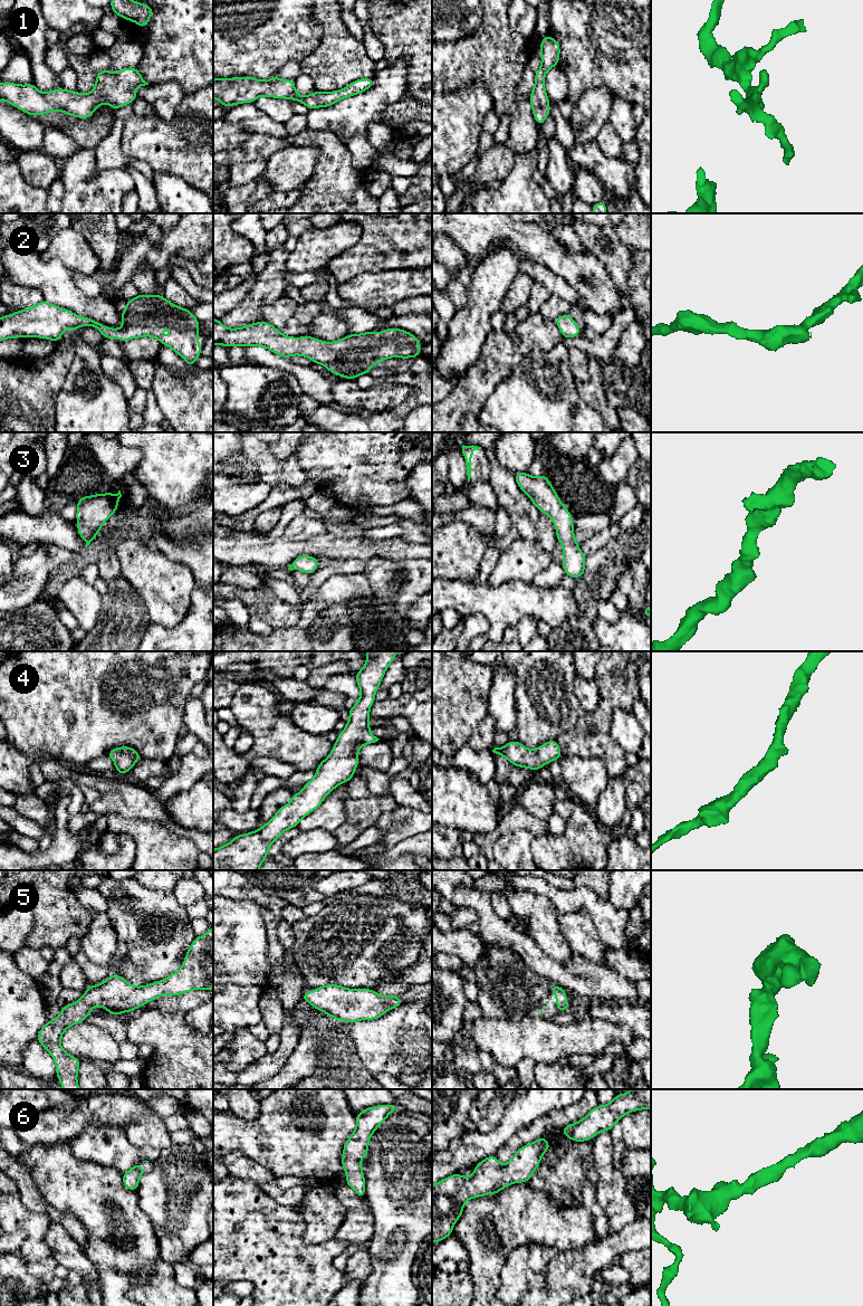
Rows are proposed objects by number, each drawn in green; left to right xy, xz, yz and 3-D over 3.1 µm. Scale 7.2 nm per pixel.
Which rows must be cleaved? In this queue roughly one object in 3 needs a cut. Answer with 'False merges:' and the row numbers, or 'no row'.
False merges: no row

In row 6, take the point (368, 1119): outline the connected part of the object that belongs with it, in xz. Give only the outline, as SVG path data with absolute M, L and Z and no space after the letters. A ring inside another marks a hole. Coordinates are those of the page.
M396 1103L376 1105L363 1109L356 1117L356 1128L344 1144L343 1160L346 1172L346 1184L351 1186L361 1199L365 1199L365 1176L361 1160L368 1153L368 1141L375 1129L386 1121L386 1117L399 1110Z

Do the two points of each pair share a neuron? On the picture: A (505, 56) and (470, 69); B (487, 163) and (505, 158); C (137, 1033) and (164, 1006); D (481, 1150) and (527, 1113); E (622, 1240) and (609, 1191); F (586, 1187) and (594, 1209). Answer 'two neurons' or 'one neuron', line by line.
A: one neuron
B: one neuron
C: two neurons
D: one neuron
E: two neurons
F: one neuron

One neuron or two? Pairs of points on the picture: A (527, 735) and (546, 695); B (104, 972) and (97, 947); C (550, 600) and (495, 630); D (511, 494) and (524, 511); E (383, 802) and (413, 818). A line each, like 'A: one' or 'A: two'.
A: one
B: two
C: one
D: one
E: two

